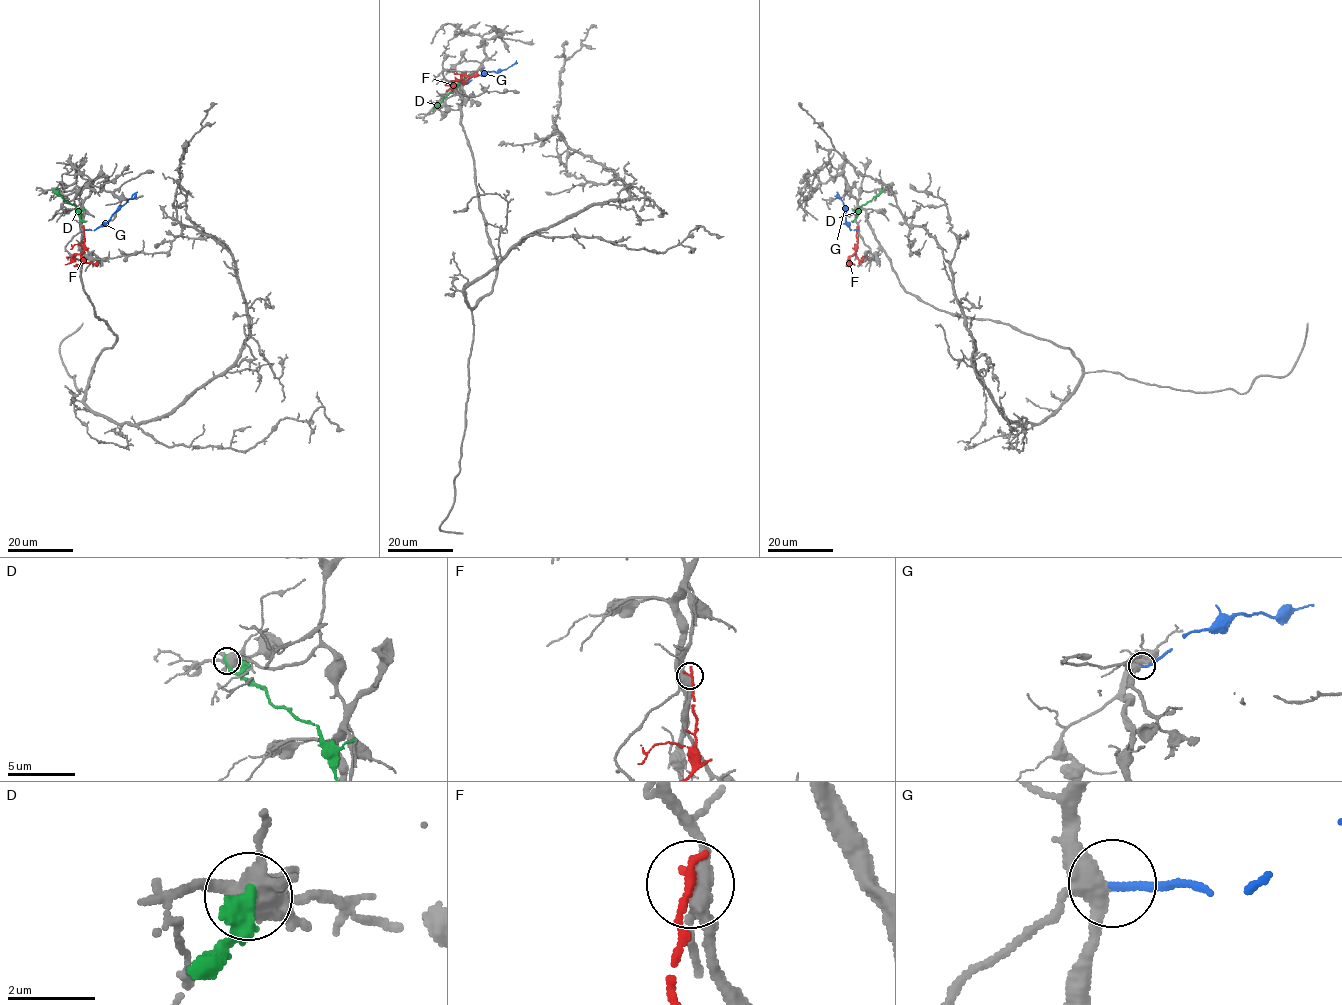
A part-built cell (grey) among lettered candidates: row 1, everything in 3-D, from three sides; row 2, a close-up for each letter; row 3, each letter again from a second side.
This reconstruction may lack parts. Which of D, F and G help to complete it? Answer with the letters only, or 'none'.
G

